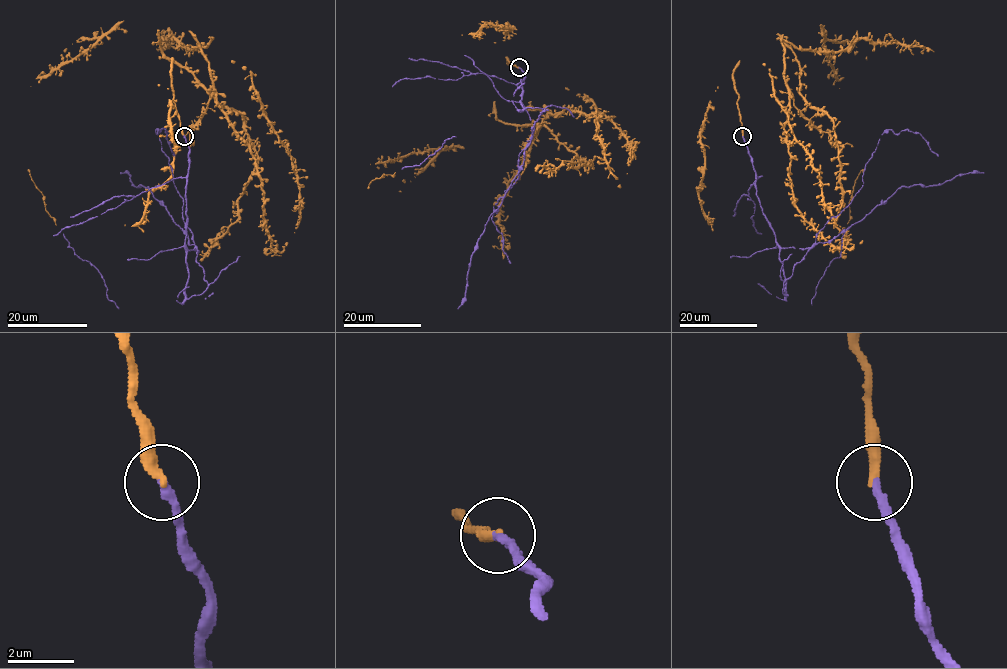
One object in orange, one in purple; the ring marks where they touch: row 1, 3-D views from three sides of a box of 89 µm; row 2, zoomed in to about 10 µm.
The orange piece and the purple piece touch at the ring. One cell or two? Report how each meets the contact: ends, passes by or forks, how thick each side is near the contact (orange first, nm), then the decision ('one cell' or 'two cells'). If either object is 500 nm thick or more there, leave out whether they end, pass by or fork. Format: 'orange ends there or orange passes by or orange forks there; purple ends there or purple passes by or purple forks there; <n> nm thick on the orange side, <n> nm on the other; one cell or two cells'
orange ends there; purple ends there; 300 nm thick on the orange side, 280 nm on the other; one cell

